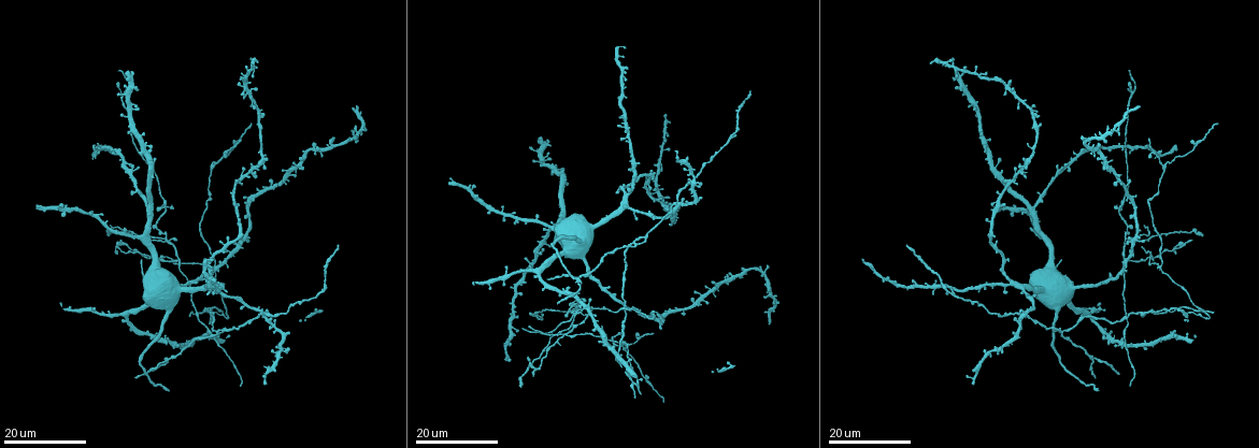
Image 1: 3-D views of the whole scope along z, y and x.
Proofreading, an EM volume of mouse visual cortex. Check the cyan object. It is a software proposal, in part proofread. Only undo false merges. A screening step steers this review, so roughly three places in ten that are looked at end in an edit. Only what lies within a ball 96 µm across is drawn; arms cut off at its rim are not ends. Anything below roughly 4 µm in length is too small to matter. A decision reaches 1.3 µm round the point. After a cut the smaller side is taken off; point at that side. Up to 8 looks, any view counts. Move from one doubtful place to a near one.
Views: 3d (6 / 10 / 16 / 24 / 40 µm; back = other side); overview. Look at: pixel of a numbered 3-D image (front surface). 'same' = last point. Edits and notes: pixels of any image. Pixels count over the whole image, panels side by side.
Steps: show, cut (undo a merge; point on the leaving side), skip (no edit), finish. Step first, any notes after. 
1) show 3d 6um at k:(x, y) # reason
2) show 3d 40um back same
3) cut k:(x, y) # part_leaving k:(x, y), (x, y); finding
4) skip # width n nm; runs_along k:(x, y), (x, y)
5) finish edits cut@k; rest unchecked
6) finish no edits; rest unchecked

show 3d 24um at 1:(205, 311) # four arms meet

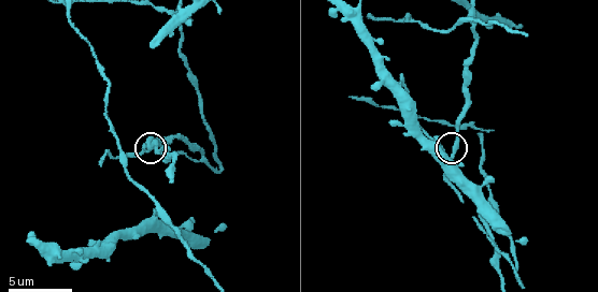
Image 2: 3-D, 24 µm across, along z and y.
show 3d 6um at 2:(452, 156)

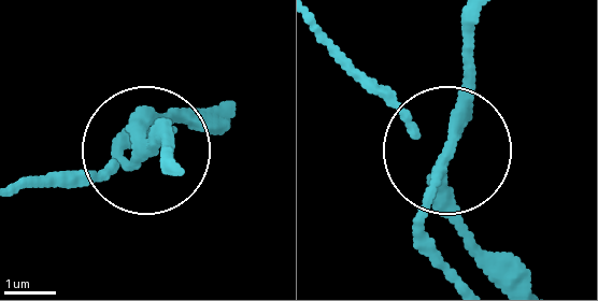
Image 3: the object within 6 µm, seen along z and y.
show 3d 6um back at 3:(148, 147)

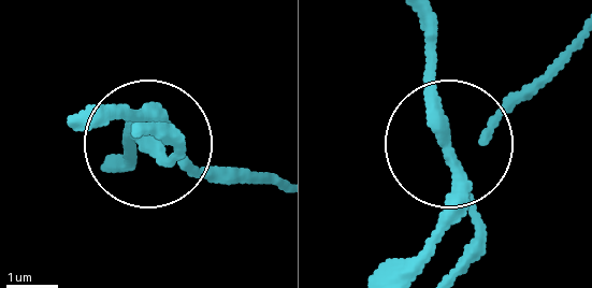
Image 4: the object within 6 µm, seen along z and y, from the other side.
cut 4:(433, 105) # arms 4; part_leaving 4:(456, 161), (421, 12); a second cell is stuck on

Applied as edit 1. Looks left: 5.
show overview

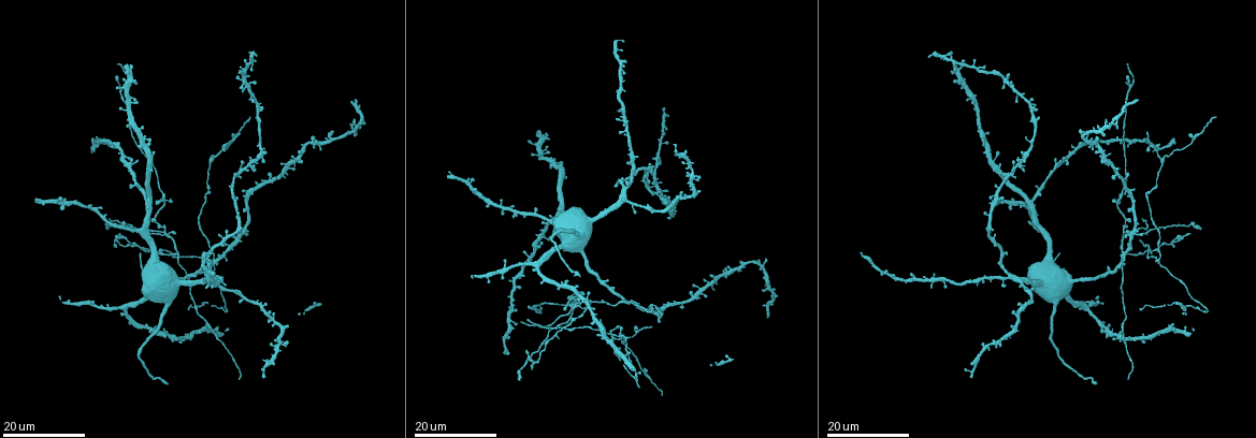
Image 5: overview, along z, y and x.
show 3d 24um at 5:(1161, 158) # three arms meet

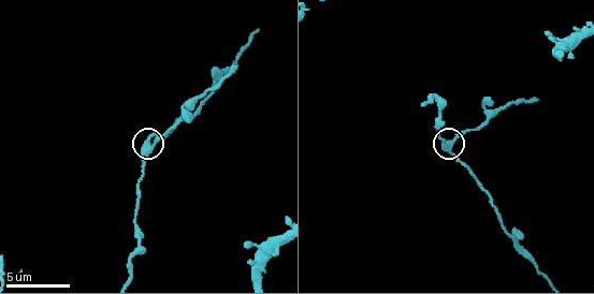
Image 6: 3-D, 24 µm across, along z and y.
show 3d 10um at 6:(148, 144)

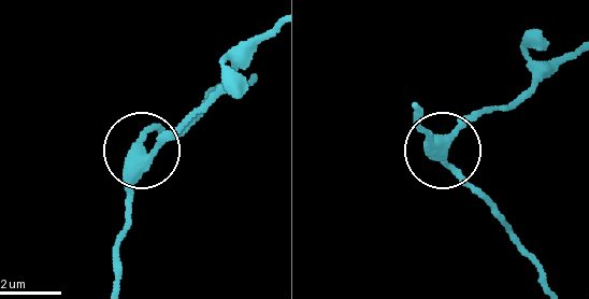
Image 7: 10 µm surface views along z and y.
skip # all the same cell

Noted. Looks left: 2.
show 3d 24um at 5:(1119, 195) # three arms meet

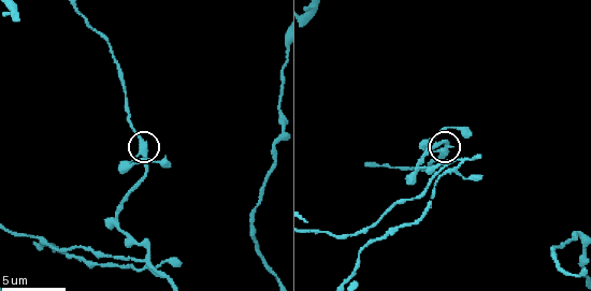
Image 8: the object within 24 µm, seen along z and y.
show 3d 6um at 8:(141, 148)

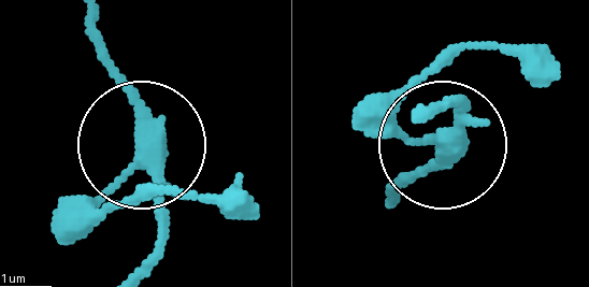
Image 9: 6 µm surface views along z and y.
skip # width 330 nm; continuous, no second cell

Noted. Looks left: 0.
finish edits cut@4; rest unchecked

